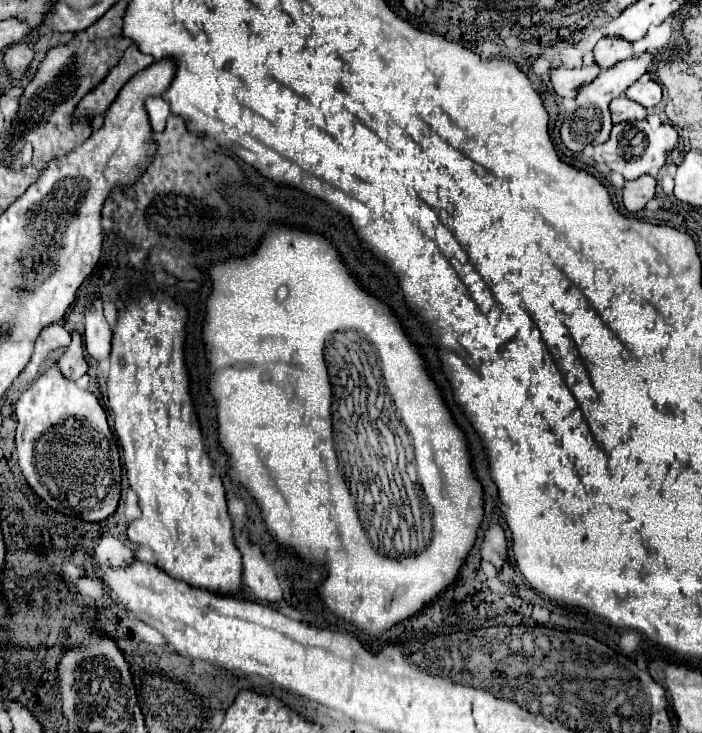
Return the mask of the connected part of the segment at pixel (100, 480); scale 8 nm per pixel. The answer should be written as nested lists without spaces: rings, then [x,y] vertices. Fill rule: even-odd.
[[[54,366],[16,402],[16,452],[24,478],[54,510],[86,522],[110,516],[120,498],[120,456],[100,400],[66,380]]]

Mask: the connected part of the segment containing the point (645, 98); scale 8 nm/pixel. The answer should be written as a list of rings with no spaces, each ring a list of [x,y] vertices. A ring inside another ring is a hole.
[[[642,78],[642,80],[634,82],[634,86],[630,90],[626,90],[626,96],[632,98],[634,102],[640,102],[642,106],[646,106],[650,110],[662,100],[662,86],[656,80]]]

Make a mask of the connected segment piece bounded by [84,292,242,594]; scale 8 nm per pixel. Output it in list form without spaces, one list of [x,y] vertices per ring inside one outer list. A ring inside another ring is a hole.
[[[138,292],[140,296],[140,302],[138,304],[130,304],[126,302],[126,310],[122,310],[118,314],[118,326],[114,330],[114,338],[112,338],[112,332],[106,324],[106,318],[102,314],[102,302],[100,300],[94,300],[88,308],[86,308],[86,322],[84,322],[84,346],[86,346],[86,352],[88,352],[88,358],[94,360],[94,362],[100,362],[104,358],[110,356],[110,382],[108,382],[108,404],[114,412],[114,430],[116,436],[118,436],[121,450],[123,451],[123,465],[126,468],[126,476],[128,476],[128,482],[132,486],[132,490],[138,496],[138,506],[142,510],[142,516],[138,520],[132,520],[130,526],[128,526],[128,538],[130,540],[138,540],[142,546],[148,546],[154,556],[156,556],[156,564],[158,568],[162,568],[168,576],[176,578],[176,580],[184,580],[188,586],[192,588],[204,588],[204,590],[210,590],[210,592],[218,592],[218,594],[236,594],[242,590],[242,554],[234,542],[234,524],[232,524],[232,518],[228,514],[228,508],[226,508],[226,492],[224,492],[224,486],[222,486],[222,480],[220,476],[214,472],[212,468],[212,462],[204,450],[204,444],[202,444],[202,432],[200,432],[200,426],[198,426],[198,418],[194,414],[194,406],[192,406],[192,398],[190,398],[190,390],[188,390],[188,372],[186,372],[186,366],[184,366],[184,336],[186,336],[186,308],[176,304],[170,296],[166,294],[156,294],[156,296],[150,296],[148,292]]]

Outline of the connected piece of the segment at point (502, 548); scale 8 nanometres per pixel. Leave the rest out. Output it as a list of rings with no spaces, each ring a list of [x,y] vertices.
[[[498,522],[490,524],[490,528],[486,530],[484,544],[482,544],[482,558],[488,560],[488,562],[492,562],[498,570],[502,570],[504,562],[508,560],[506,532],[504,532],[504,528]]]

